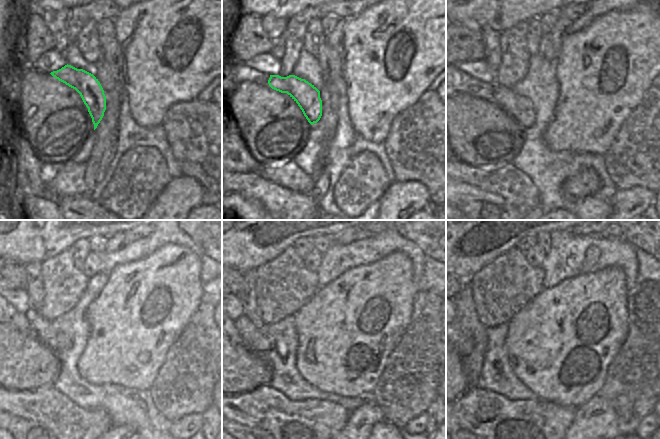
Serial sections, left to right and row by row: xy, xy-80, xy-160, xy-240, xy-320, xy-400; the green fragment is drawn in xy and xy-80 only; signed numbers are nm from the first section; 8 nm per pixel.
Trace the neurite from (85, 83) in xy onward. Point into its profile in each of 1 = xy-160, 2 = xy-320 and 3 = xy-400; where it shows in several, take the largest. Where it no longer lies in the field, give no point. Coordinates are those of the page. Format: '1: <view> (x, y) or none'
1: xy-160 (518, 107)
2: xy-320 (252, 338)
3: xy-400 (466, 344)

